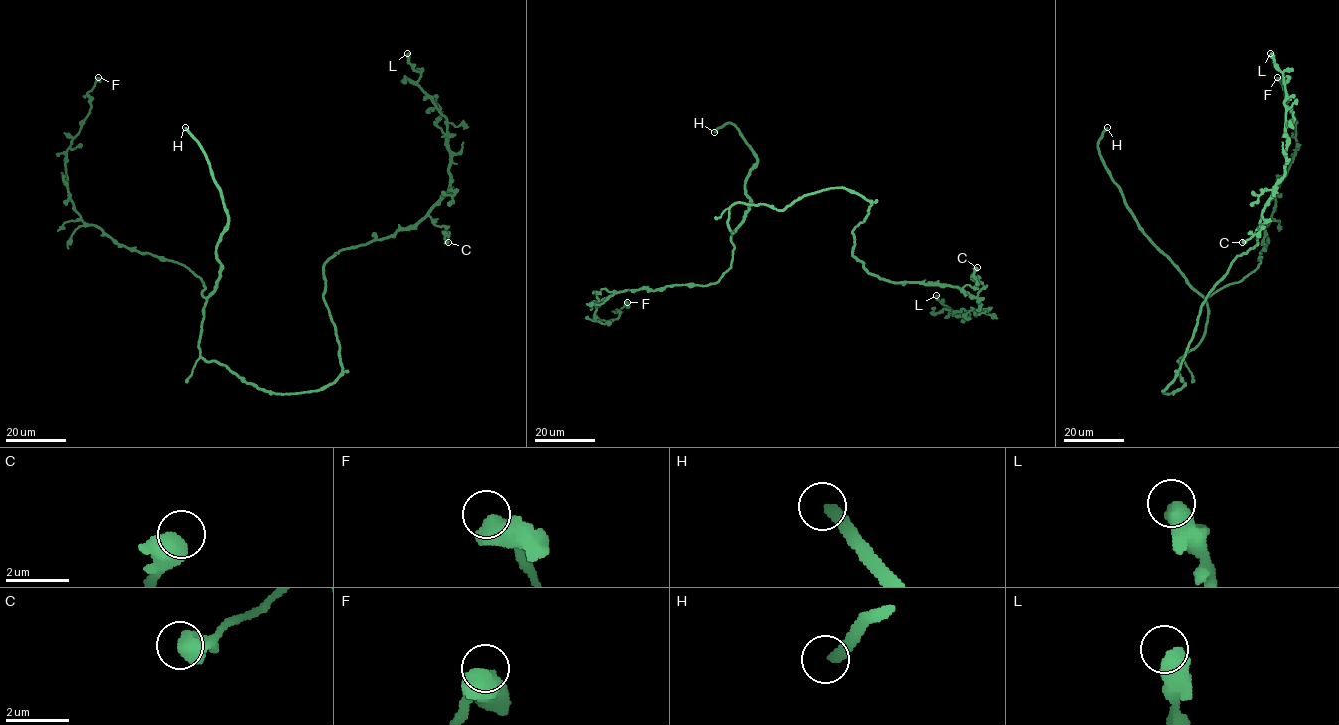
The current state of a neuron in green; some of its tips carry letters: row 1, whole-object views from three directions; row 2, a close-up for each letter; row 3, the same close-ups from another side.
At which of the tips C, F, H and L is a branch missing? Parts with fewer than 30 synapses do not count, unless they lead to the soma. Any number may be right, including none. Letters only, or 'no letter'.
H

